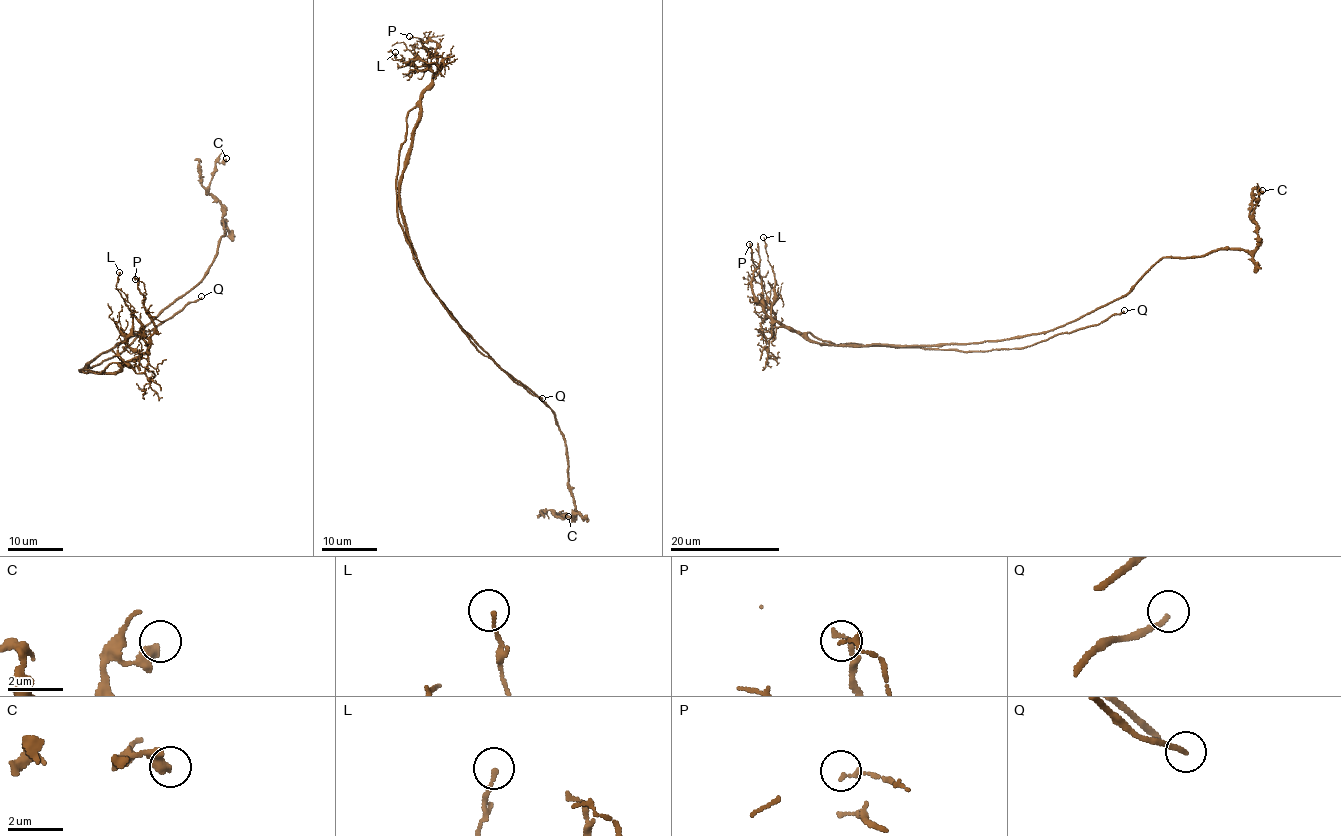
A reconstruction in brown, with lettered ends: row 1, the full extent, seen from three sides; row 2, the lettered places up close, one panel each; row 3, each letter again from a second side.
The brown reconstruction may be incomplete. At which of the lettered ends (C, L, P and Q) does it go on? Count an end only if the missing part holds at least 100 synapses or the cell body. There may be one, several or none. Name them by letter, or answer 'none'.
Q

